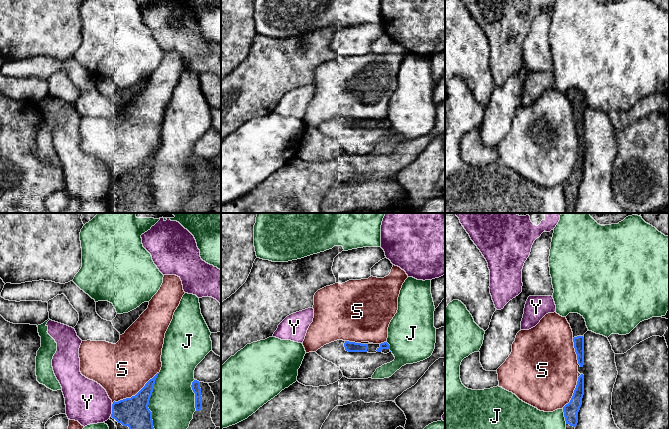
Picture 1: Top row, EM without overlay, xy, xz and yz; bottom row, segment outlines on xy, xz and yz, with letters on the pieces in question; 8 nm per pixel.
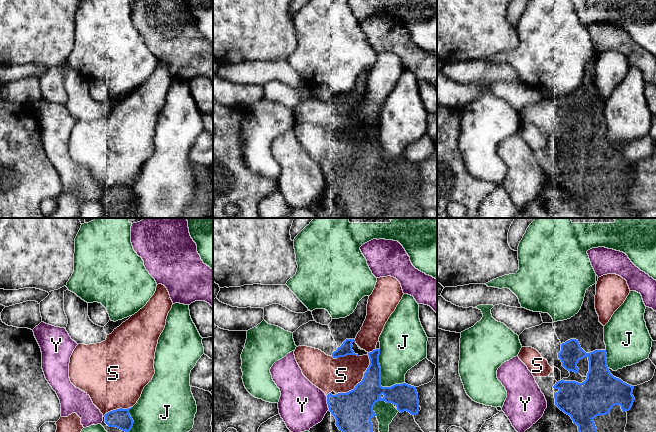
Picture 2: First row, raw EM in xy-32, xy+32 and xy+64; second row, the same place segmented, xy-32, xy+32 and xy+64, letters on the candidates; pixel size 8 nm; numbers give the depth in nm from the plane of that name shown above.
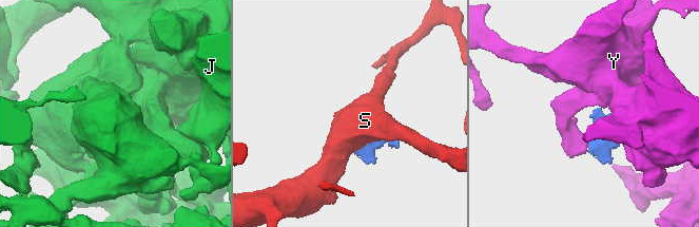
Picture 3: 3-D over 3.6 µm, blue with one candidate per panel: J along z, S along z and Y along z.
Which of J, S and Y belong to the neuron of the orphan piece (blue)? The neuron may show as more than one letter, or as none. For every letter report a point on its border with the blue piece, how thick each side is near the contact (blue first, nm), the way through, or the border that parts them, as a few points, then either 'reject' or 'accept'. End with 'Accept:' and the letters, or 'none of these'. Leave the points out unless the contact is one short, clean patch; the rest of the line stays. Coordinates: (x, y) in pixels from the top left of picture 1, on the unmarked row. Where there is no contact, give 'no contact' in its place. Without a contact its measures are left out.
J: contact xy (148, 180); calibres 240 and 360 nm; reject
S: contact xy (135, 171); calibres 240 and 420 nm; reject
Y: contact xy (112, 186); calibres 240 and 340 nm; reject
Accept: none of these

